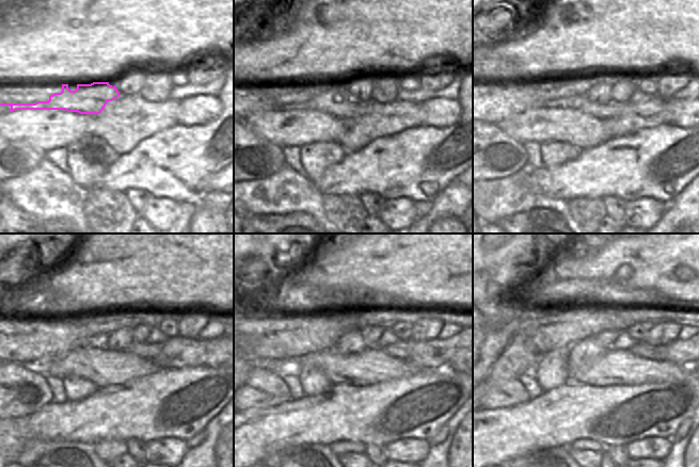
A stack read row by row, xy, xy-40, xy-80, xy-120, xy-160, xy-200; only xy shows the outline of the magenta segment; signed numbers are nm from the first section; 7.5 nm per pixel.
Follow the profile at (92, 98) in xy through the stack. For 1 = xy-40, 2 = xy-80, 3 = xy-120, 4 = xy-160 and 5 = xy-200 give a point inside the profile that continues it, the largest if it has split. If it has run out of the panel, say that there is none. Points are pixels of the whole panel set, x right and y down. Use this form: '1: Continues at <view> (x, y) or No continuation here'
1: Continues at xy-40 (335, 100)
2: Continues at xy-80 (581, 102)
3: Continues at xy-120 (146, 351)
4: Continues at xy-160 (402, 349)
5: Continues at xy-200 (640, 349)

